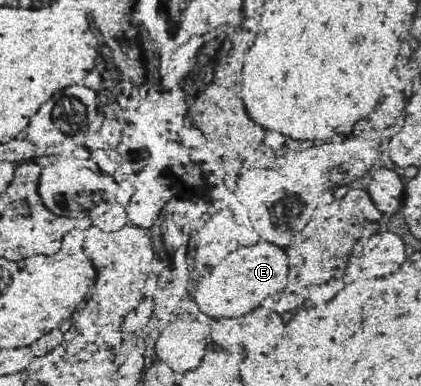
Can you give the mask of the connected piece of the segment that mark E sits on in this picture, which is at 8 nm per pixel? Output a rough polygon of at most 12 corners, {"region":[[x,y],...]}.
{"region":[[238,247],[196,289],[210,319],[240,319],[286,287],[284,247]]}

